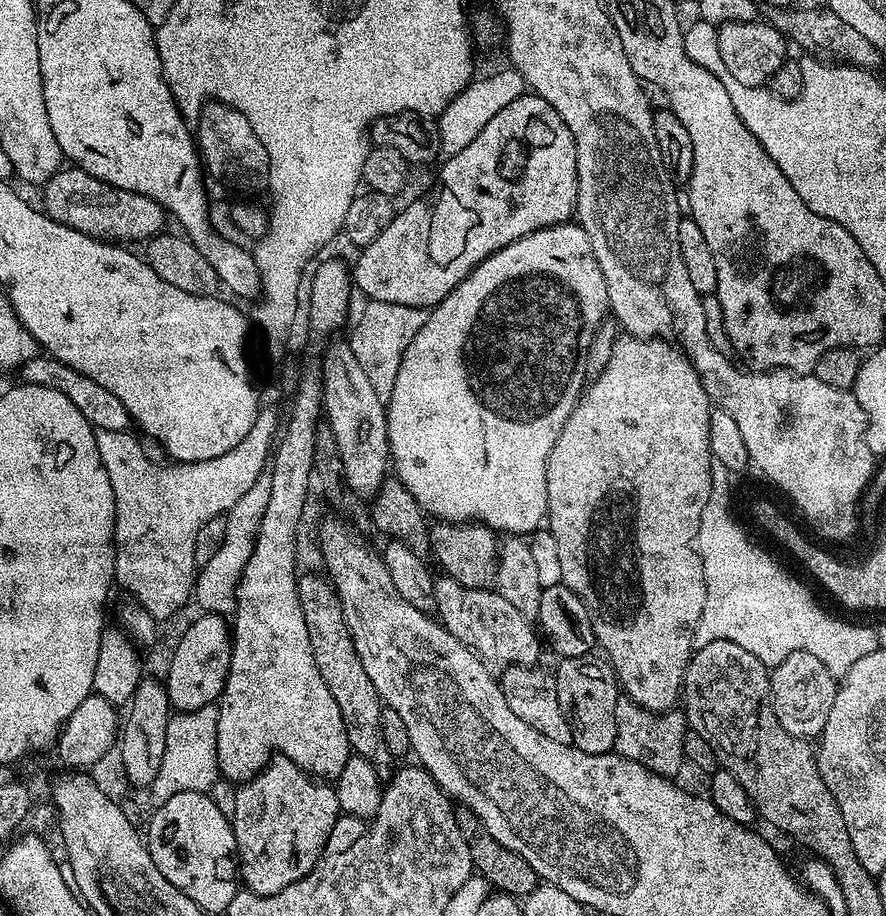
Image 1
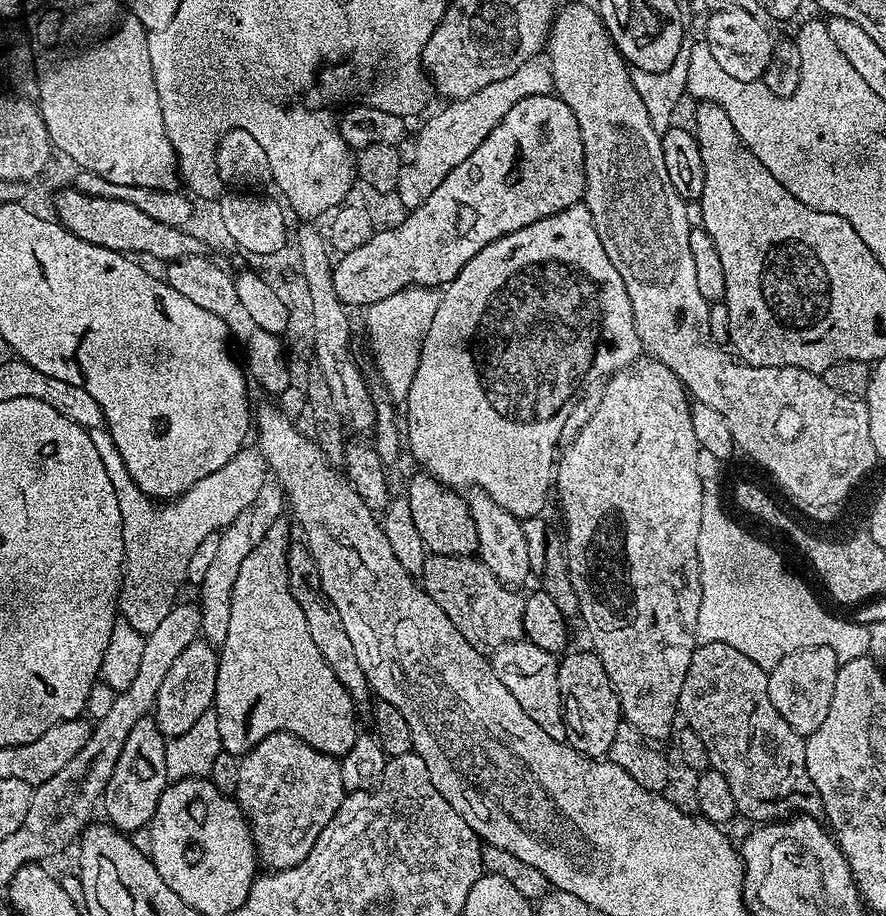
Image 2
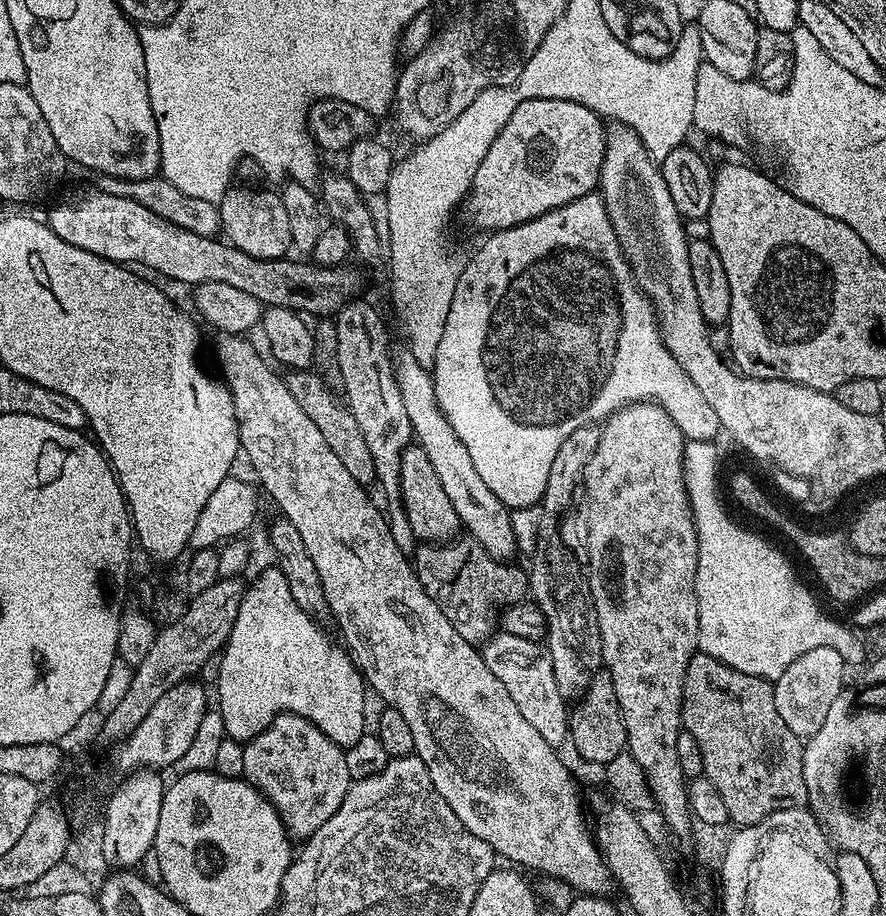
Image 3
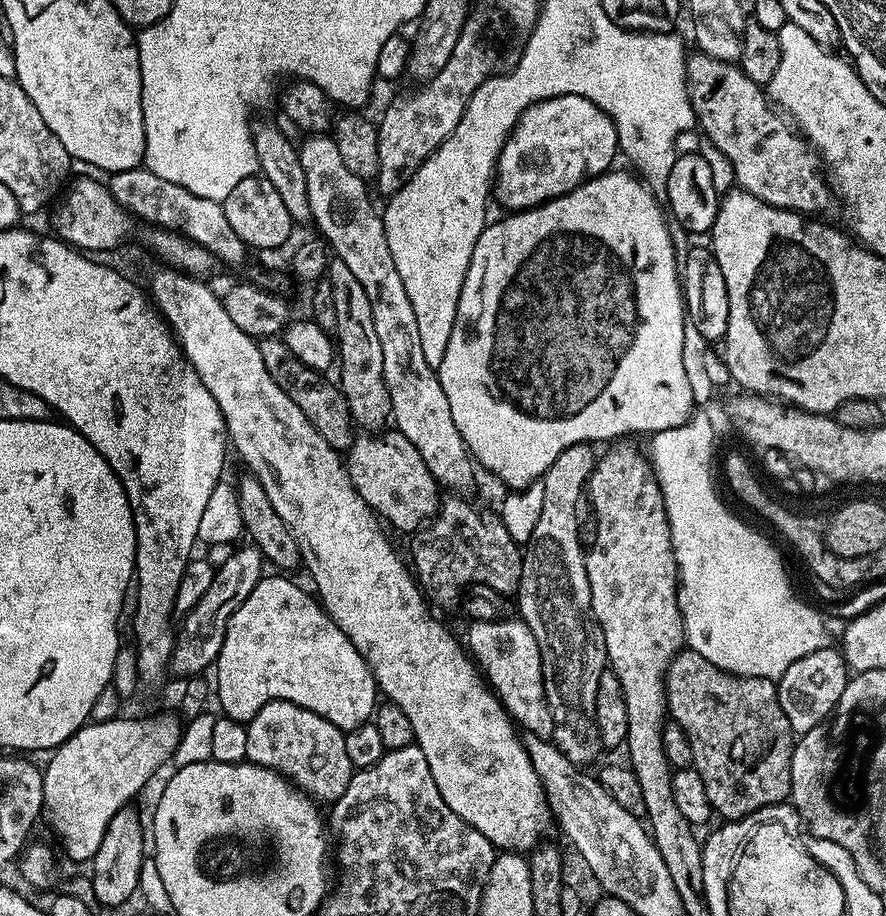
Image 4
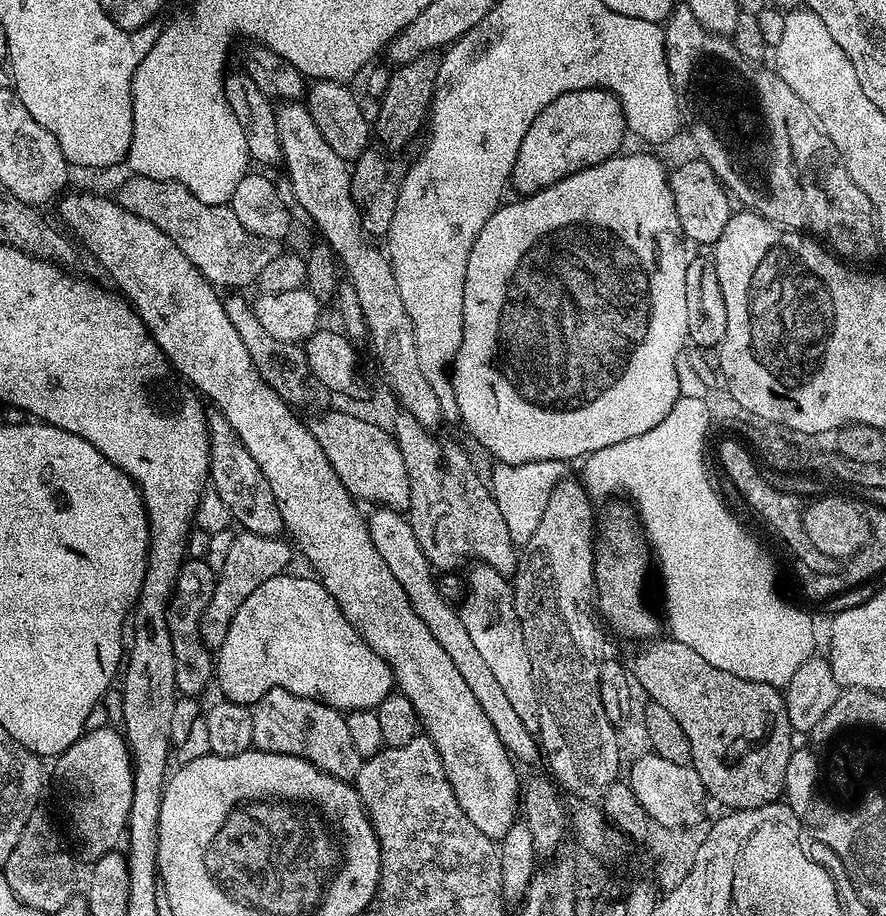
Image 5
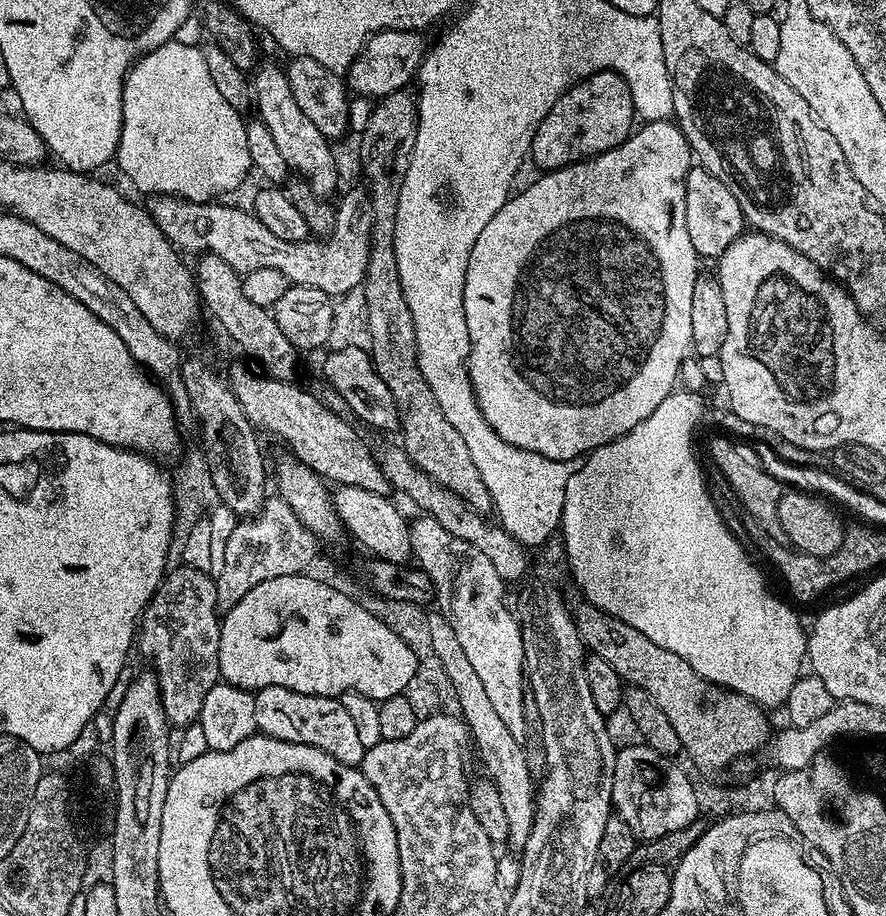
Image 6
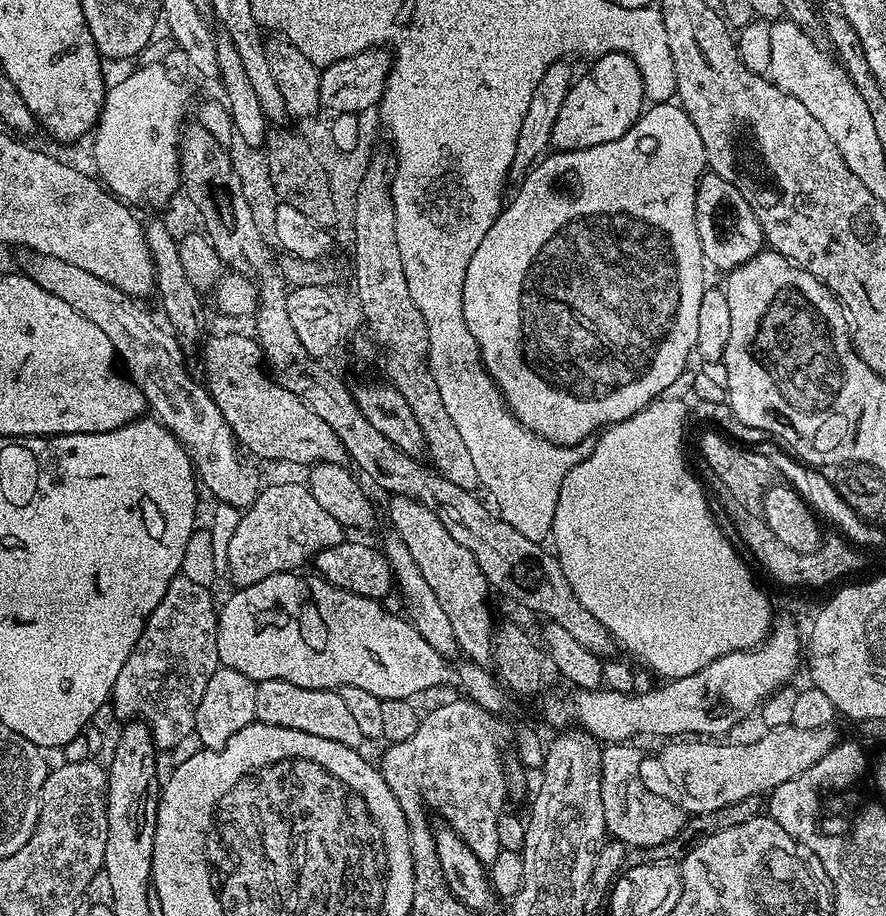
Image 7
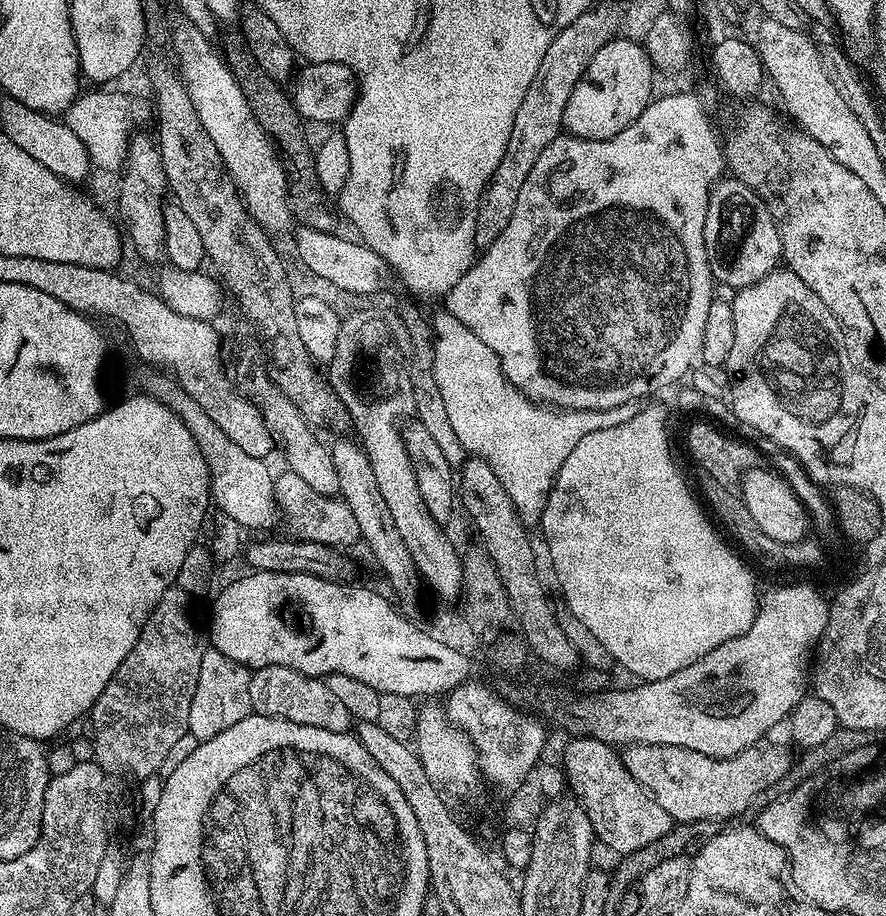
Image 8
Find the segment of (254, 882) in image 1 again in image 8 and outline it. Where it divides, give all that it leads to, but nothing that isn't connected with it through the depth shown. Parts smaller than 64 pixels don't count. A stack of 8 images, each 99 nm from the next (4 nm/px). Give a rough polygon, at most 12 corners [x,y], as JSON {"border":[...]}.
{"border":[[255,669],[255,715],[347,732],[350,710],[327,679]]}

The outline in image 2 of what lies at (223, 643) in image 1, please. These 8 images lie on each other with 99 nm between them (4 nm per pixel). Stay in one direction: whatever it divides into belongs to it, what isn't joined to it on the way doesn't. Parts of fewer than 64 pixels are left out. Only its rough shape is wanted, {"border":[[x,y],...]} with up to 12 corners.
{"border":[[197,638],[158,686],[154,719],[186,734],[216,703],[217,649]]}

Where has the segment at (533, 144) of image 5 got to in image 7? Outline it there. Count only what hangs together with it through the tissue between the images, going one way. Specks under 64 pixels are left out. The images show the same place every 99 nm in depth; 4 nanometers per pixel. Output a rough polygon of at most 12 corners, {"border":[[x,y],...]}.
{"border":[[625,52],[573,79],[551,147],[622,138],[646,107]]}

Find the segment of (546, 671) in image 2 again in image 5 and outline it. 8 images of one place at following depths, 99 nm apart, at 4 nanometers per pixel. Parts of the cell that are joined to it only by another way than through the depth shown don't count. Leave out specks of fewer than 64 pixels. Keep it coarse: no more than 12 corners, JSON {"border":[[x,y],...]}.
{"border":[[469,567],[462,626],[522,726],[536,683],[509,577]]}

